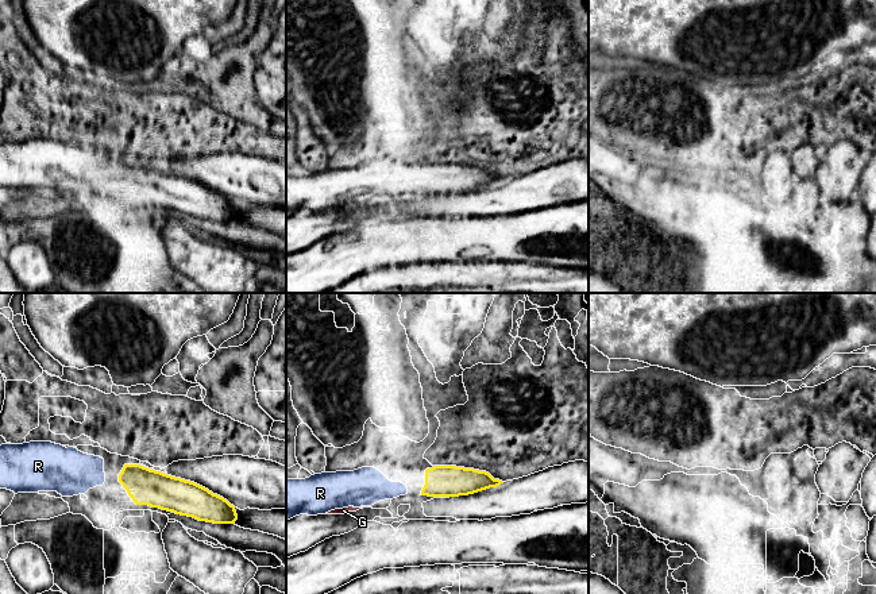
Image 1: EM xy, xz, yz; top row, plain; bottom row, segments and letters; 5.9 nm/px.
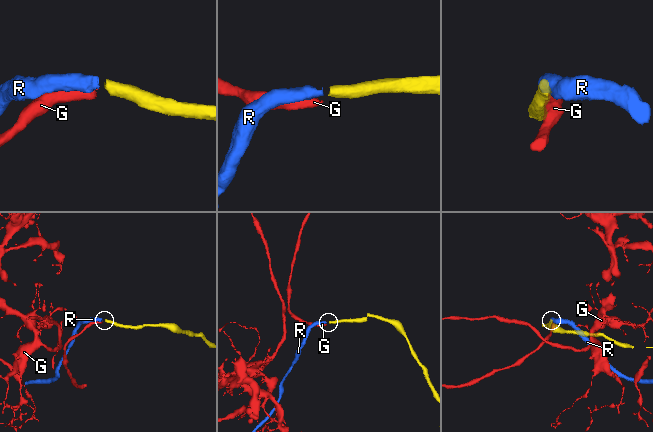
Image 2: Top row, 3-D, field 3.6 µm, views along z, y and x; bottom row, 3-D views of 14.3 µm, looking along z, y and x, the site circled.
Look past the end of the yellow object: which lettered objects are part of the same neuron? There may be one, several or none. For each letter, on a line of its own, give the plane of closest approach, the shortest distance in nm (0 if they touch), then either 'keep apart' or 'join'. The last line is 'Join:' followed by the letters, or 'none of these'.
G: xz | 360 nm | keep apart
R: xy | 90 nm | join
Join: R

